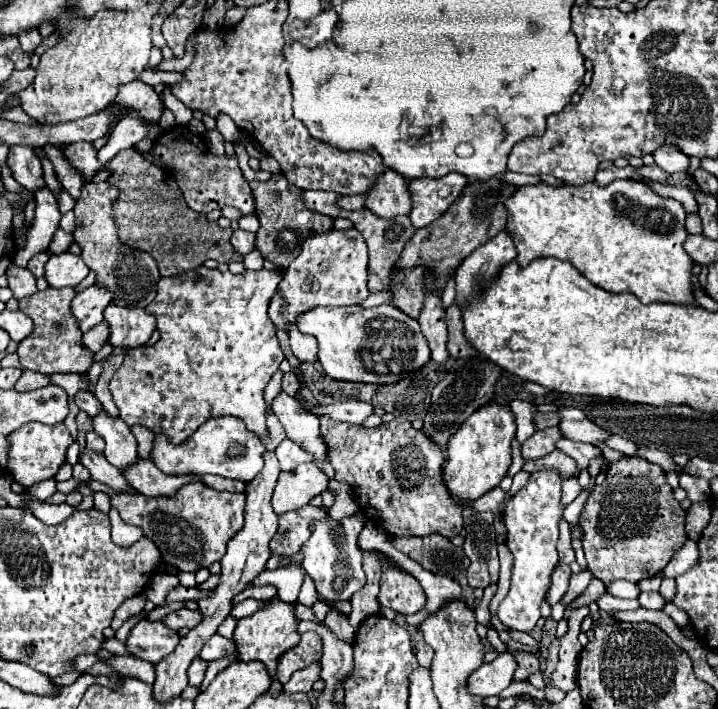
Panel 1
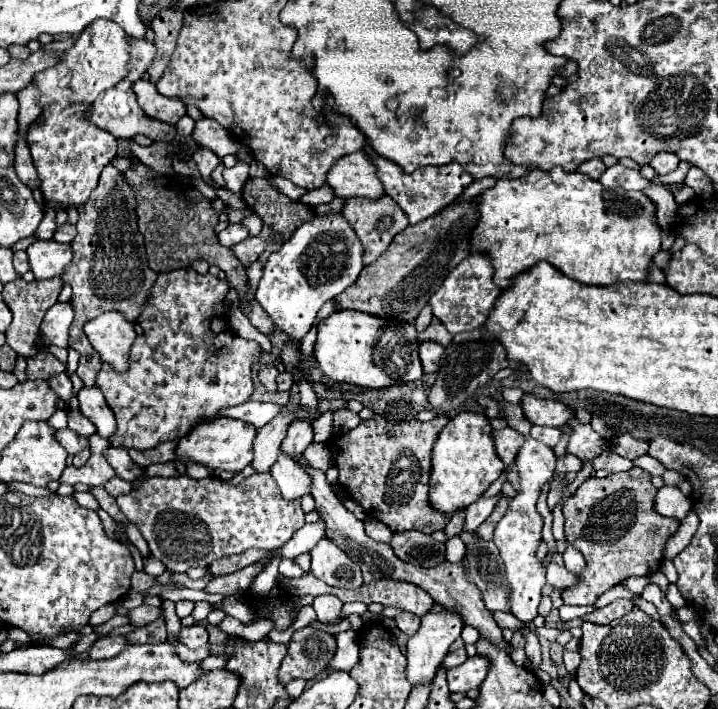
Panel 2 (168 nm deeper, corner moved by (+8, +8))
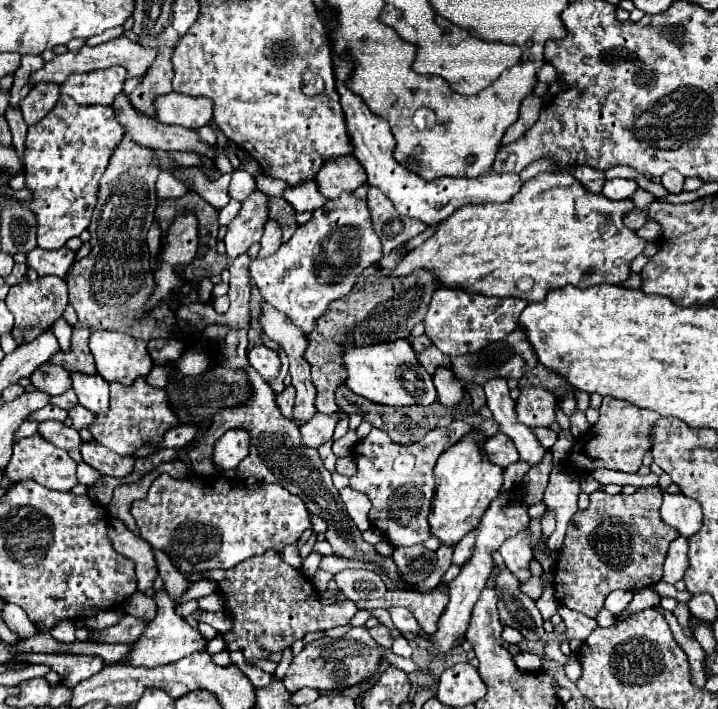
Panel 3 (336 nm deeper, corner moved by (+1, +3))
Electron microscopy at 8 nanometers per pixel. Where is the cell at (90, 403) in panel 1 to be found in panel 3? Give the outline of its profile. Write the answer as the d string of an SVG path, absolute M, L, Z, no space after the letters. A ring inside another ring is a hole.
M51 363L41 365L41 369L33 373L31 381L39 391L45 391L49 395L63 395L67 389L71 389L71 373Z

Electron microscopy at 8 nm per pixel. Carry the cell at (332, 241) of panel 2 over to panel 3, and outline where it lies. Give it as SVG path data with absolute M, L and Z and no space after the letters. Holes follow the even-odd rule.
M343 193L313 211L311 221L301 225L277 253L267 259L253 259L249 271L263 299L309 335L329 303L347 295L361 271L381 257L381 241L373 231L367 201L357 199L353 193Z

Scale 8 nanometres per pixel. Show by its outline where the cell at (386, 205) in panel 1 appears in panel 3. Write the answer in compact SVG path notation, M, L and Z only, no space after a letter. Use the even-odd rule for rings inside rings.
M353 155L335 157L325 161L321 171L315 175L319 191L327 199L335 199L341 193L353 193L359 185L365 185L365 169Z

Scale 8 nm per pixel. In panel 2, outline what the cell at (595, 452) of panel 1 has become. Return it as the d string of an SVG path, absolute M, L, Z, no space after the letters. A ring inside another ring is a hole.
M532 426L530 436L534 436L536 440L544 442L546 446L554 446L560 438L562 438L562 430L560 428L544 428L544 426Z

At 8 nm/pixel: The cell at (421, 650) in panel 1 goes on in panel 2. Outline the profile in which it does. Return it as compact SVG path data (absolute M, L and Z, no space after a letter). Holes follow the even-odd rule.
M400 612L398 616L394 616L394 622L396 622L398 630L402 630L406 636L414 636L420 628L420 618L410 612Z

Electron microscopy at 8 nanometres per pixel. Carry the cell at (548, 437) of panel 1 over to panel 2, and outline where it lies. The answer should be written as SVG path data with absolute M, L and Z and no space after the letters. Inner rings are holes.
M502 428L502 430L494 430L494 446L498 452L498 458L510 466L516 460L516 452L522 444L524 436L512 428Z

